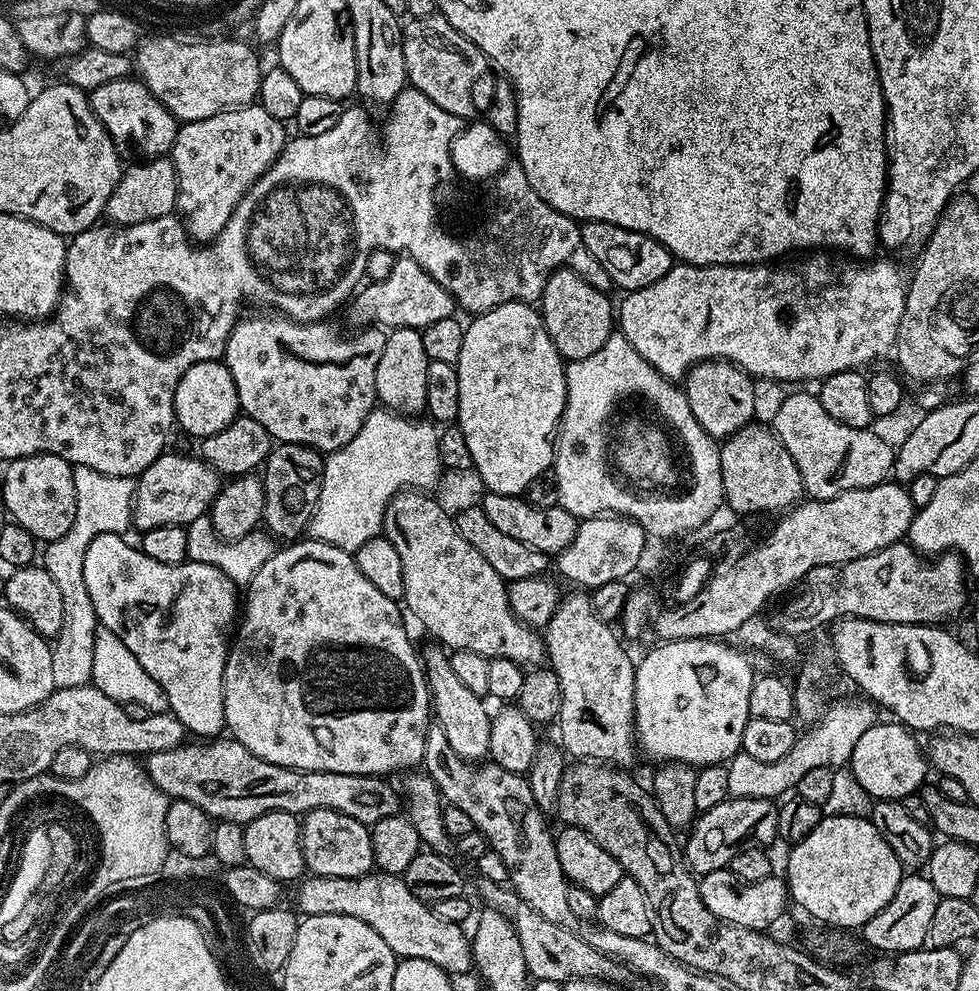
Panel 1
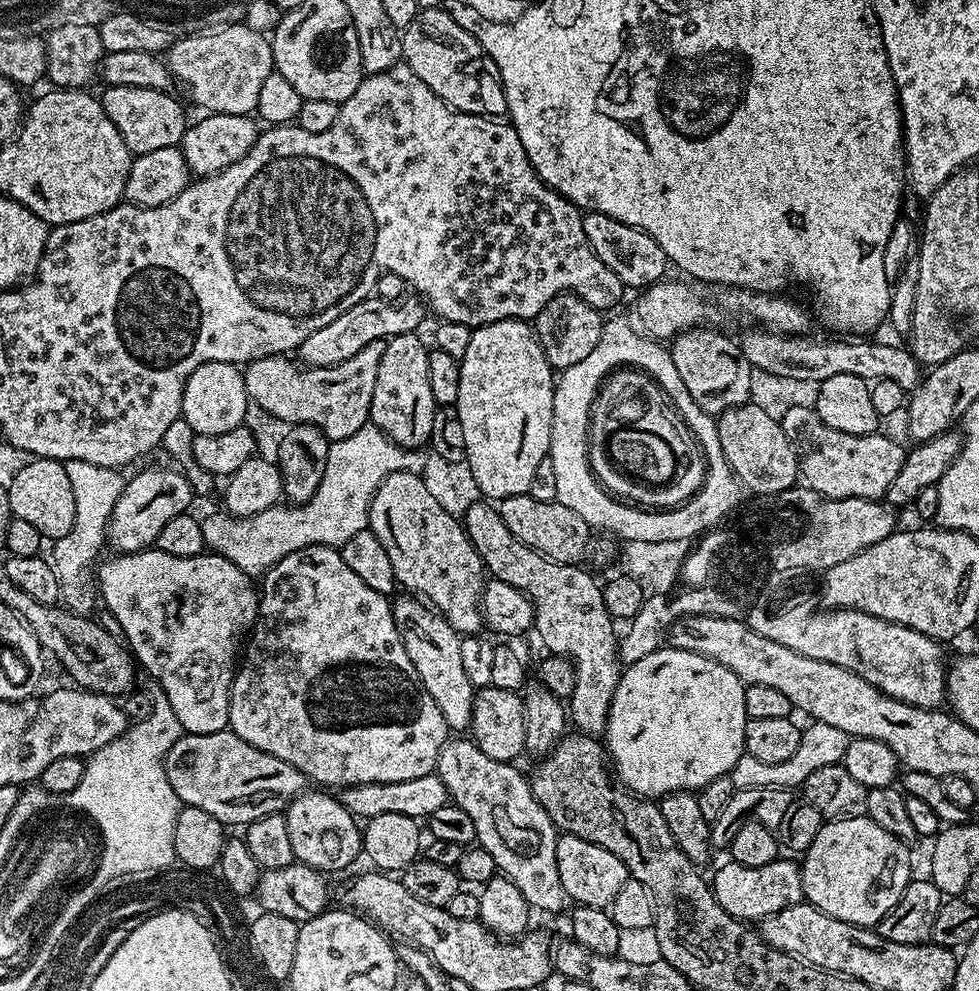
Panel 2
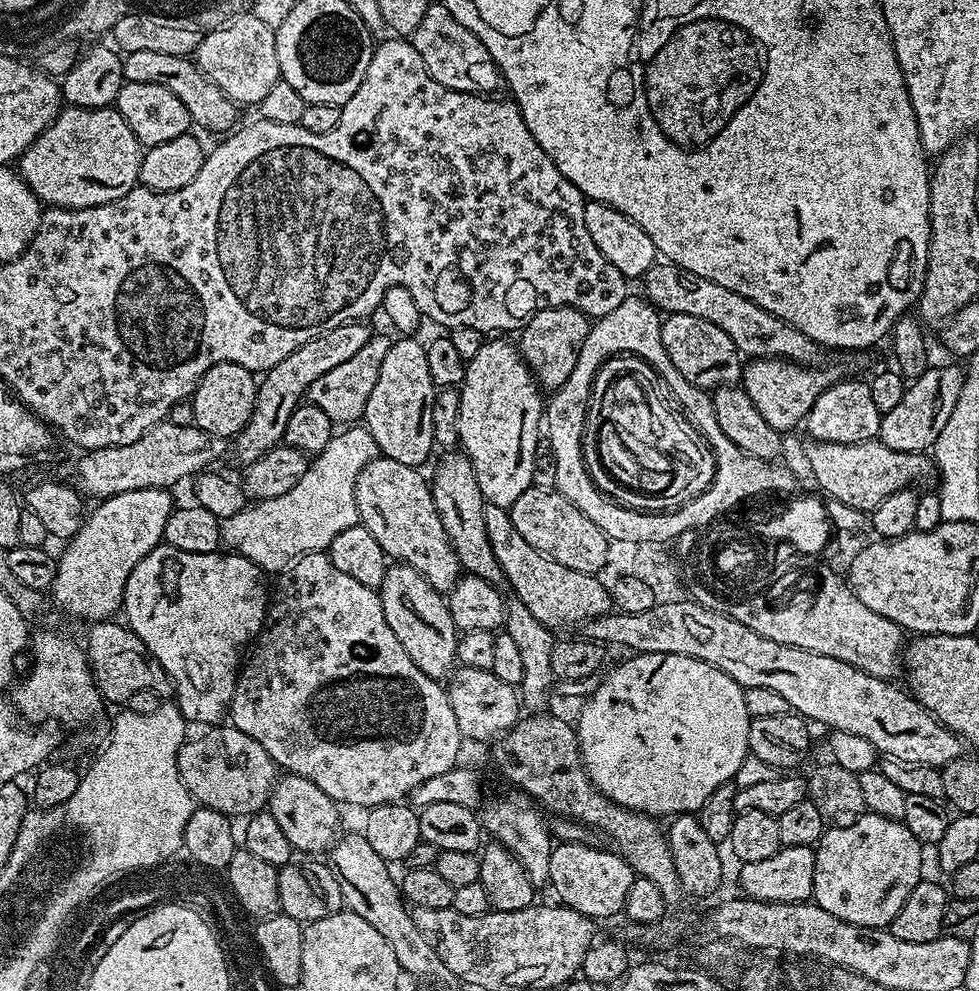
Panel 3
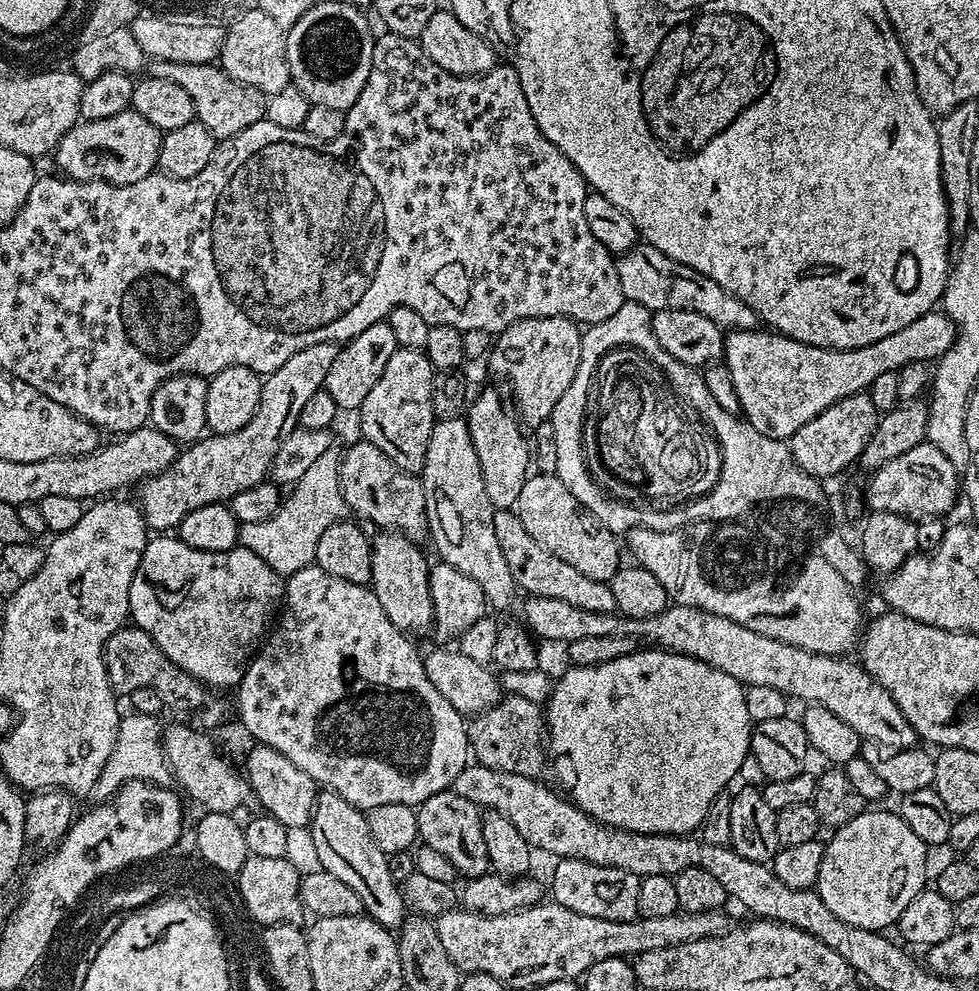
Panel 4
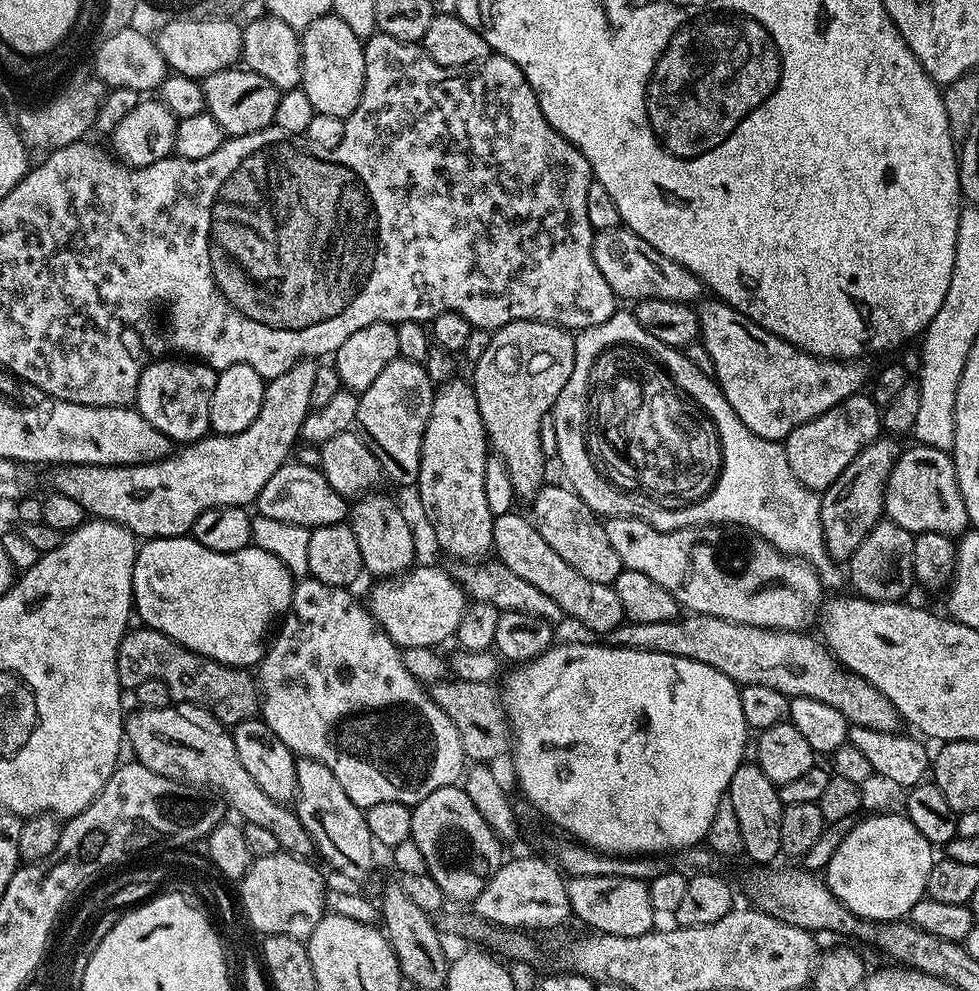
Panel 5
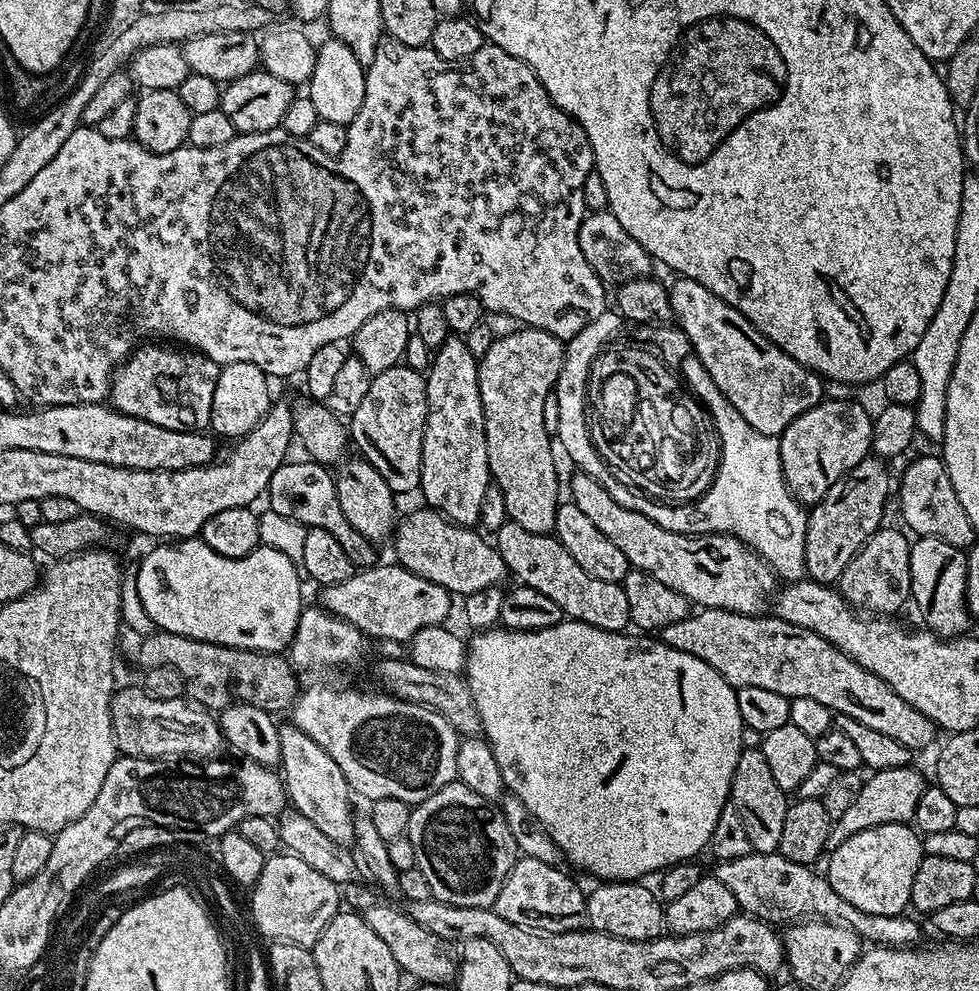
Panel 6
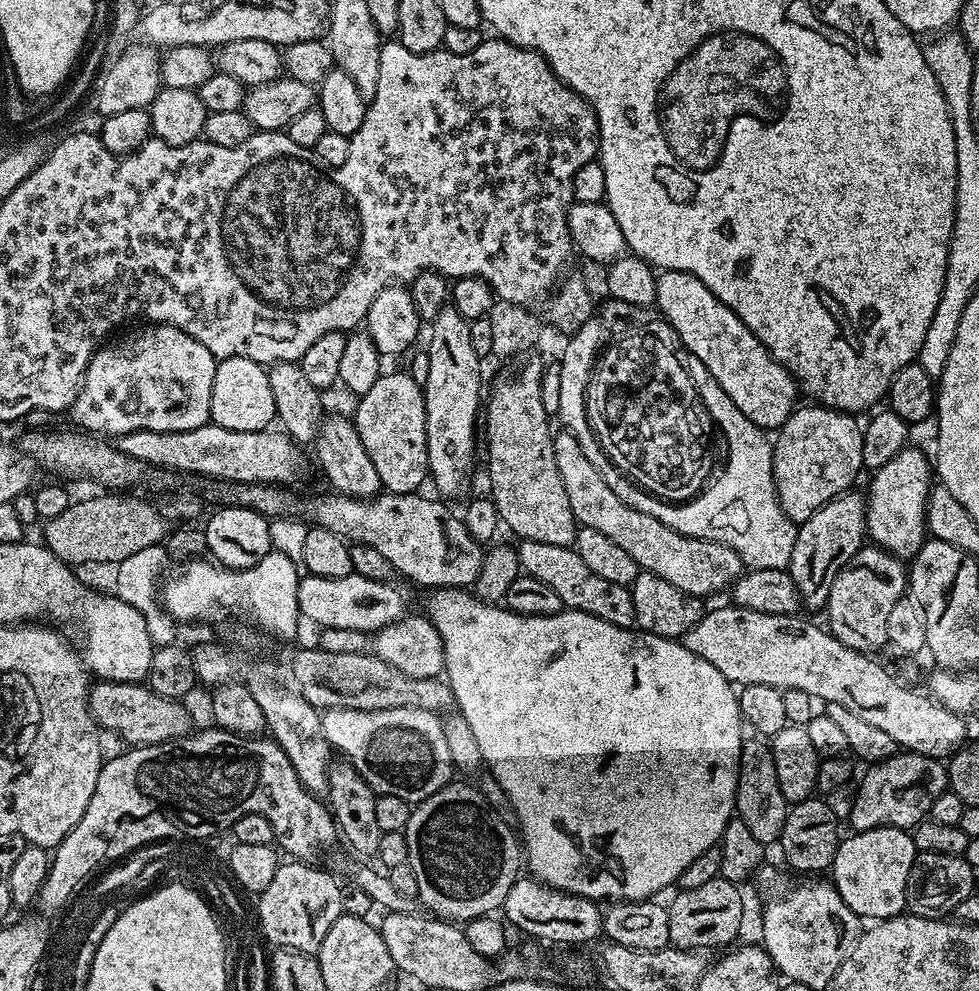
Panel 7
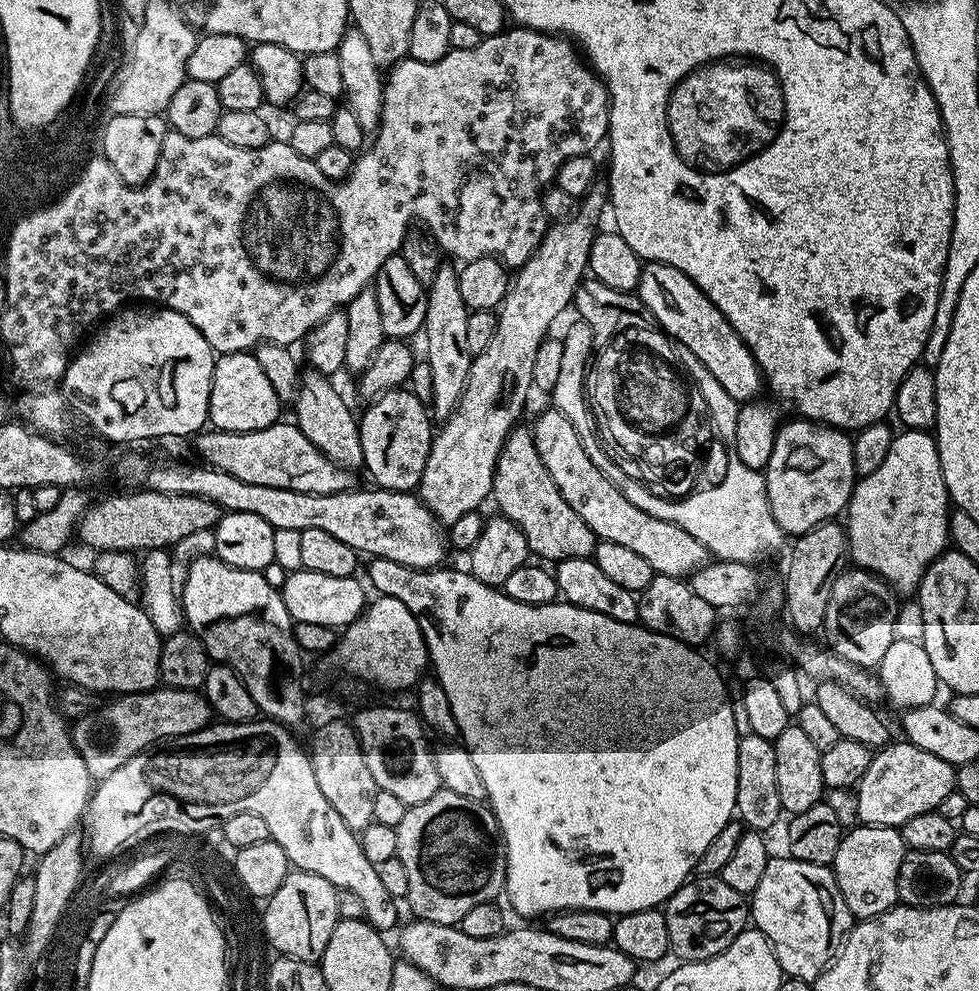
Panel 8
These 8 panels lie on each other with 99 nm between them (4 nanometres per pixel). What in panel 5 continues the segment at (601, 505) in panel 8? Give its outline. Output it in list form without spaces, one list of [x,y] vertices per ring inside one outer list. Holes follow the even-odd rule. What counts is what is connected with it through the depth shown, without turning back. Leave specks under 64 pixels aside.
[[[614,518],[613,520],[604,520],[604,529],[610,538],[610,546],[614,546],[614,551],[618,553],[618,558],[624,563],[625,568],[638,570],[642,574],[650,574],[650,578],[654,578],[654,582],[658,582],[658,586],[663,586],[665,590],[670,590],[670,594],[674,594],[674,598],[679,602],[681,609],[687,610],[692,614],[722,618],[735,624],[749,624],[750,626],[758,626],[759,628],[778,628],[786,632],[794,632],[797,630],[811,629],[810,626],[815,620],[817,623],[818,613],[821,611],[822,605],[826,600],[826,589],[824,585],[820,583],[816,569],[804,563],[803,560],[797,560],[795,556],[784,556],[770,542],[759,538],[753,539],[753,544],[748,548],[748,561],[745,562],[744,569],[742,569],[741,572],[727,572],[727,570],[720,565],[721,529],[719,527],[701,526],[698,528],[683,528],[677,532],[663,532],[654,526],[650,526],[646,522],[642,522],[638,518]]]

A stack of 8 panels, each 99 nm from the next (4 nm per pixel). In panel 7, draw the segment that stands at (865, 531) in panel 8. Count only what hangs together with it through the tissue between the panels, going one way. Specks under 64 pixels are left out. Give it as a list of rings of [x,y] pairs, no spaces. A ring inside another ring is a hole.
[[[909,446],[894,454],[886,466],[875,469],[871,476],[872,481],[866,487],[867,535],[875,547],[885,548],[902,561],[911,561],[926,539],[924,505],[934,487],[933,465],[929,457],[927,460],[915,446]]]

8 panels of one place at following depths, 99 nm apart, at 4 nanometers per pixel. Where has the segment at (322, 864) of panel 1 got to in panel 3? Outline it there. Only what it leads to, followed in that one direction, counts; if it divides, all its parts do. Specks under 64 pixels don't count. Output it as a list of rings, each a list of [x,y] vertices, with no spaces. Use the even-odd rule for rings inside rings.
[[[284,774],[277,779],[272,787],[272,796],[268,799],[266,811],[278,821],[280,827],[290,838],[293,849],[300,854],[327,853],[338,839],[340,828],[340,812],[336,801],[330,799],[314,782],[301,776]],[[340,811],[340,812],[339,812]],[[337,831],[337,832],[336,832]]]

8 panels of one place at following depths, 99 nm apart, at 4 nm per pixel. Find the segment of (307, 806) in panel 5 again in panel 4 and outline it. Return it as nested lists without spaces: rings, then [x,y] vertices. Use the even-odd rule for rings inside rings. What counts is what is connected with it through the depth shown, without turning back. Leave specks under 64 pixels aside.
[[[321,791],[312,808],[310,833],[312,848],[316,851],[316,860],[323,871],[334,874],[341,882],[346,882],[362,902],[364,912],[371,920],[378,921],[383,928],[399,929],[406,915],[404,899],[398,885],[392,881],[392,869],[389,857],[370,838],[368,817],[359,808],[355,808],[346,798],[337,792]]]

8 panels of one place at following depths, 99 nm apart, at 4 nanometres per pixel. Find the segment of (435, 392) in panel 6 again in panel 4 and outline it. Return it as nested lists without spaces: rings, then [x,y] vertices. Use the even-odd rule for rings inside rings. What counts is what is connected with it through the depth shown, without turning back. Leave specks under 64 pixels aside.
[[[454,415],[433,423],[424,470],[418,479],[426,498],[428,536],[440,555],[437,557],[478,582],[493,613],[506,611],[518,597],[516,579],[510,574],[510,566],[506,566],[506,557],[494,534],[494,509],[490,498],[486,498],[486,482],[482,482],[482,466],[478,466],[478,454],[474,454],[467,419]]]

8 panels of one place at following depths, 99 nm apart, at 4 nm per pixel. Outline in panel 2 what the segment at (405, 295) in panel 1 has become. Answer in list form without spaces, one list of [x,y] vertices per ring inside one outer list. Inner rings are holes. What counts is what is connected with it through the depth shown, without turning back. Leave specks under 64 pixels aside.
[[[373,294],[368,299],[358,302],[358,306],[346,310],[346,314],[338,314],[338,318],[330,322],[330,326],[322,326],[322,330],[314,330],[314,334],[310,334],[310,338],[306,338],[306,342],[300,344],[299,359],[305,365],[314,368],[334,366],[338,362],[346,362],[346,358],[354,358],[354,354],[358,354],[362,346],[370,346],[370,342],[387,341],[398,334],[416,332],[419,324],[424,320],[425,305],[419,299],[403,300],[399,302],[382,300]]]

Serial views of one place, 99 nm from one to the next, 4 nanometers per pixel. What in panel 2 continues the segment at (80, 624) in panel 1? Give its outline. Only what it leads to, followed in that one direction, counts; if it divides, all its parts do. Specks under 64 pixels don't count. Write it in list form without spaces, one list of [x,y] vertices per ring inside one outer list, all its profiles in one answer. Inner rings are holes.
[[[66,460],[63,466],[74,490],[74,526],[70,526],[70,534],[51,541],[50,563],[54,578],[58,578],[59,603],[77,616],[88,616],[95,610],[96,604],[98,608],[98,585],[93,579],[94,565],[101,555],[100,547],[105,547],[108,523],[124,489],[126,476],[119,468],[94,466],[94,462]]]

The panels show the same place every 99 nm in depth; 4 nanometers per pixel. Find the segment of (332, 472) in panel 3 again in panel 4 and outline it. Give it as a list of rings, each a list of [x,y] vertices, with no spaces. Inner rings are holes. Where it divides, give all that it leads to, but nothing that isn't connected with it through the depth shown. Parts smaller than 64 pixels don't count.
[[[312,472],[302,474],[297,484],[291,485],[292,492],[283,497],[282,503],[275,514],[257,524],[241,524],[239,547],[250,550],[266,562],[282,578],[292,576],[298,570],[313,567],[316,559],[318,538],[334,522],[345,519],[348,503],[339,483],[327,480],[324,476],[316,476]]]

